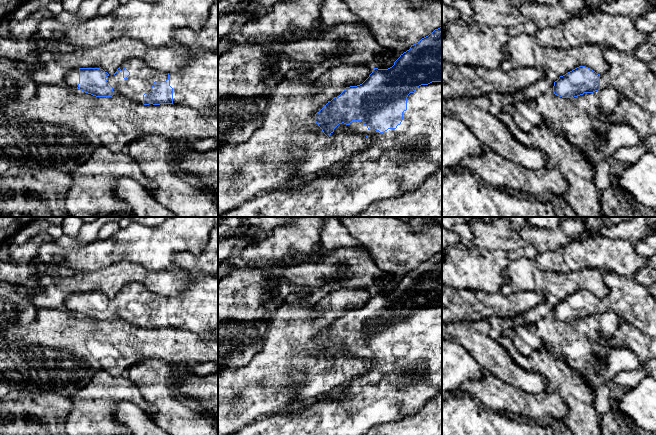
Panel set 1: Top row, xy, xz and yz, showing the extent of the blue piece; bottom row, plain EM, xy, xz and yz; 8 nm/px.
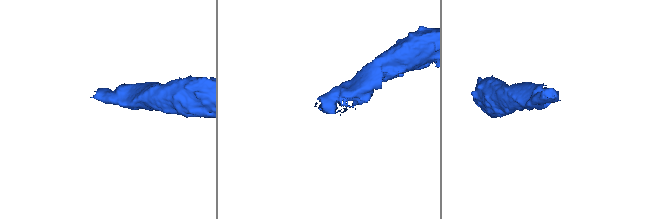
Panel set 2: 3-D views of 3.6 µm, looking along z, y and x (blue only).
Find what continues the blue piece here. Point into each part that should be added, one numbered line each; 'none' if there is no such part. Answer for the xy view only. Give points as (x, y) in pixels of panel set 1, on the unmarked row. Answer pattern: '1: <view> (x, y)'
1: xy (141, 302)

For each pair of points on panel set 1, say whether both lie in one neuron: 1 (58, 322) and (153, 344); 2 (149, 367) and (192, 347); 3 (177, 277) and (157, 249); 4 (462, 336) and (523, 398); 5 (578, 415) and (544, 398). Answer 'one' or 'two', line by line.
1: one
2: two
3: two
4: two
5: two

